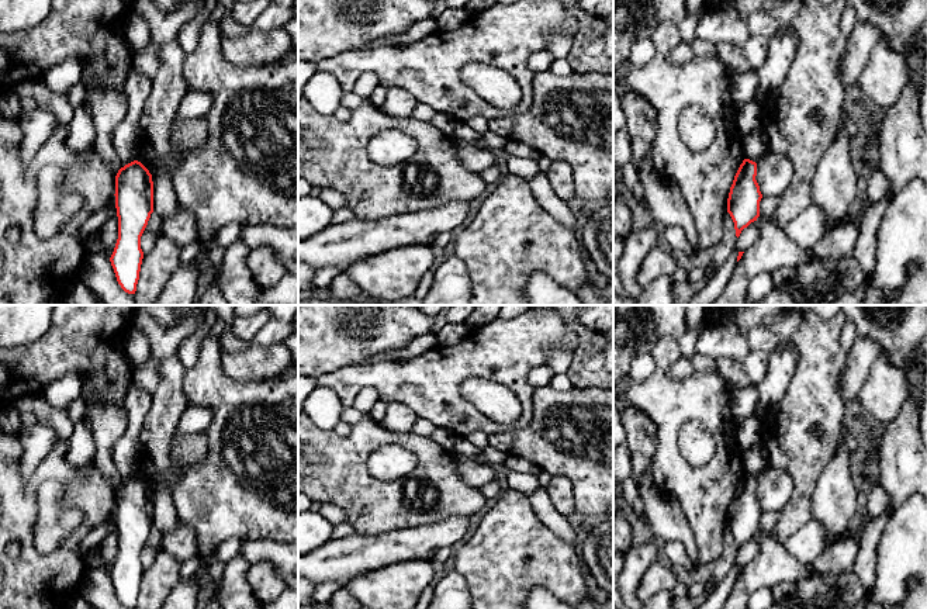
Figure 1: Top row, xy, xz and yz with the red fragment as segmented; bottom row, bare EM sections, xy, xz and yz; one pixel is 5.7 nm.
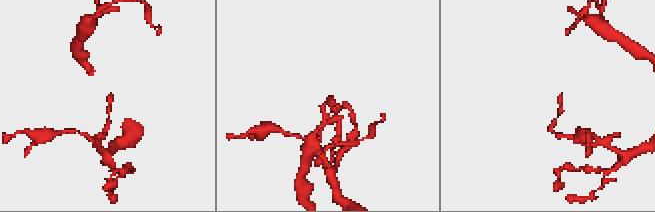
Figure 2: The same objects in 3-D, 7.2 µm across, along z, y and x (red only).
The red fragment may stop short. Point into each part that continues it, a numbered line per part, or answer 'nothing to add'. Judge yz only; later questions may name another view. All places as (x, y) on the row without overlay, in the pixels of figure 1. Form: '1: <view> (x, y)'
1: yz (756, 459)

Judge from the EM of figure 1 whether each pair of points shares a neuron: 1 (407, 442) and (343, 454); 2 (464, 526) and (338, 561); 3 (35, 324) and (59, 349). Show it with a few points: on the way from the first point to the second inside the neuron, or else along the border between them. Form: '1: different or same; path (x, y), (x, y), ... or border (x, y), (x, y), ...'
1: same; path (391, 438), (365, 438), (359, 443)
2: same; path (433, 537), (421, 543), (405, 543), (369, 552)
3: different; border (52, 319), (41, 336), (16, 348)

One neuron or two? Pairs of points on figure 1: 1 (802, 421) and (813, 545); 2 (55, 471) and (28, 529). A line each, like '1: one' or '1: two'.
1: two
2: one

